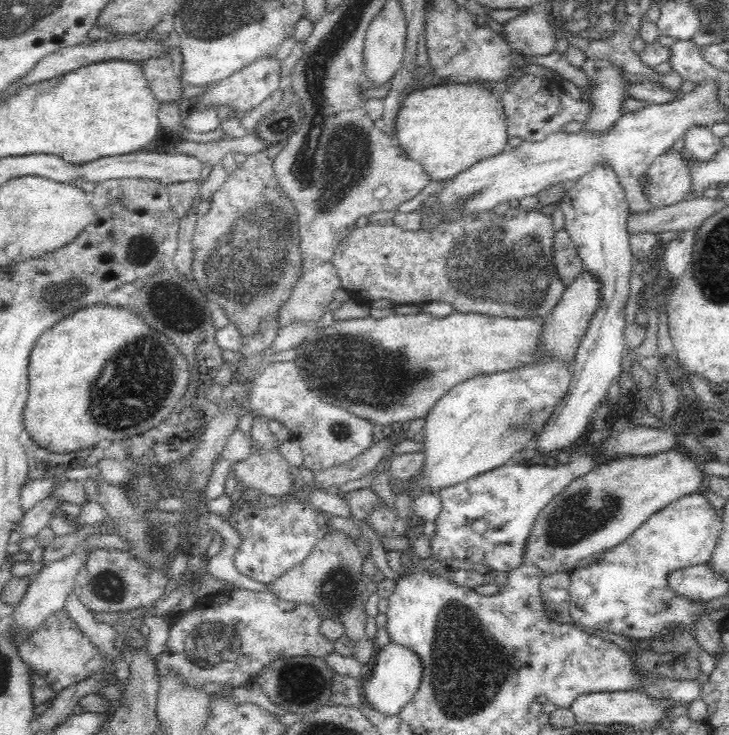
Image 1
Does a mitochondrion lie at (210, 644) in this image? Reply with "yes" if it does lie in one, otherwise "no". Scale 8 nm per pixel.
yes

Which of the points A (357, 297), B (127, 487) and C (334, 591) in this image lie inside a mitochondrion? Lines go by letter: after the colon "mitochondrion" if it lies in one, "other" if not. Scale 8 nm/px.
A: other
B: other
C: mitochondrion

